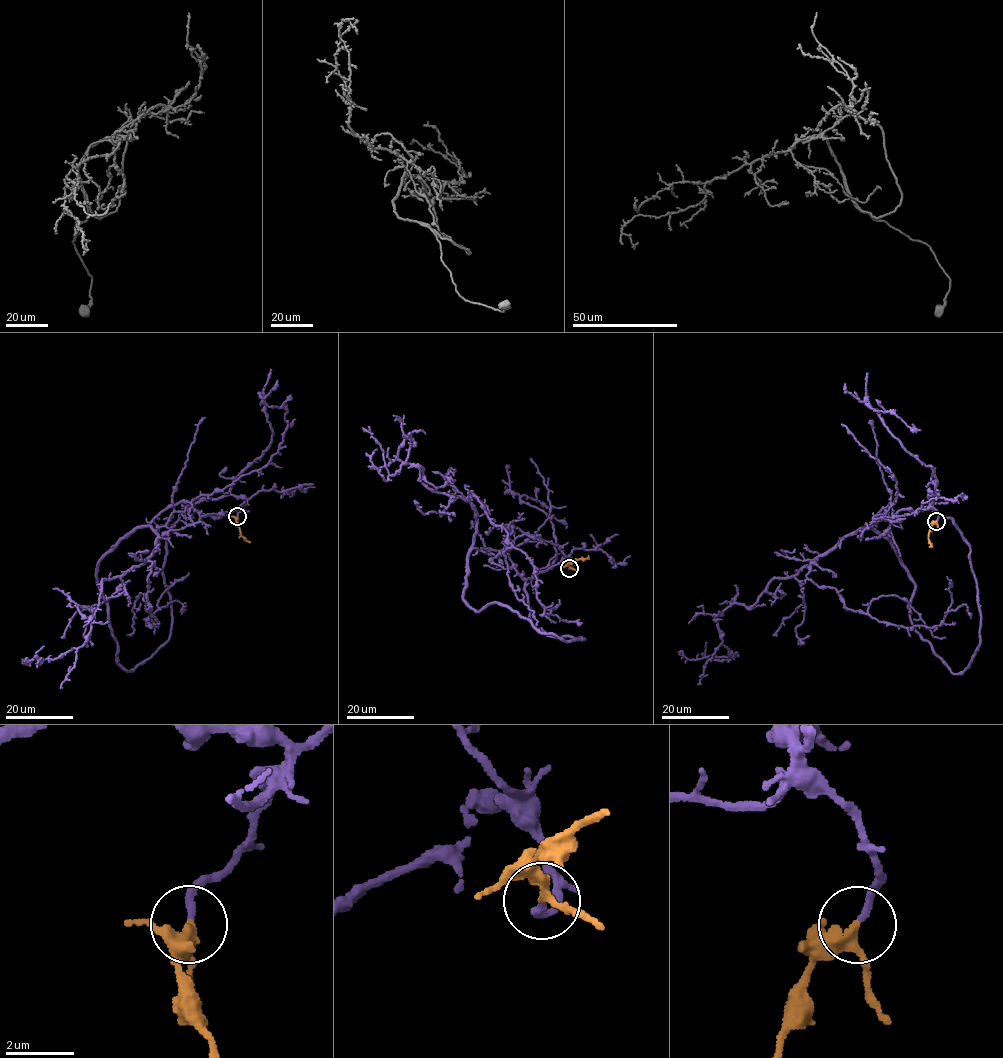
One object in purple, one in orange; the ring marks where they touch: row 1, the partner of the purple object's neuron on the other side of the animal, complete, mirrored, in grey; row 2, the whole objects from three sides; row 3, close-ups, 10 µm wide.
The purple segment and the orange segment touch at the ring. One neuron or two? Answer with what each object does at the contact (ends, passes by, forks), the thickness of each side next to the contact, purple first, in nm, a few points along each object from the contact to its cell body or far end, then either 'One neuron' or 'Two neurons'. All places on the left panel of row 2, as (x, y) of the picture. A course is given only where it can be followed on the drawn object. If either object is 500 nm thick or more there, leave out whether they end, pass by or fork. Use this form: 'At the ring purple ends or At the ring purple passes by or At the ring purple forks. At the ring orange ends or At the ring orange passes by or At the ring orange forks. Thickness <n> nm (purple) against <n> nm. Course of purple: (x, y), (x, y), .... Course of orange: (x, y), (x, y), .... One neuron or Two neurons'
At the ring purple ends. At the ring orange passes by. Thickness 200 nm (purple) against 260 nm. Course of purple: (237, 516), (245, 503), (168, 505), (145, 562), (77, 606), (87, 641), (25, 663), (43, 646). Course of orange: (237, 516), (241, 534), (250, 542). One neuron

